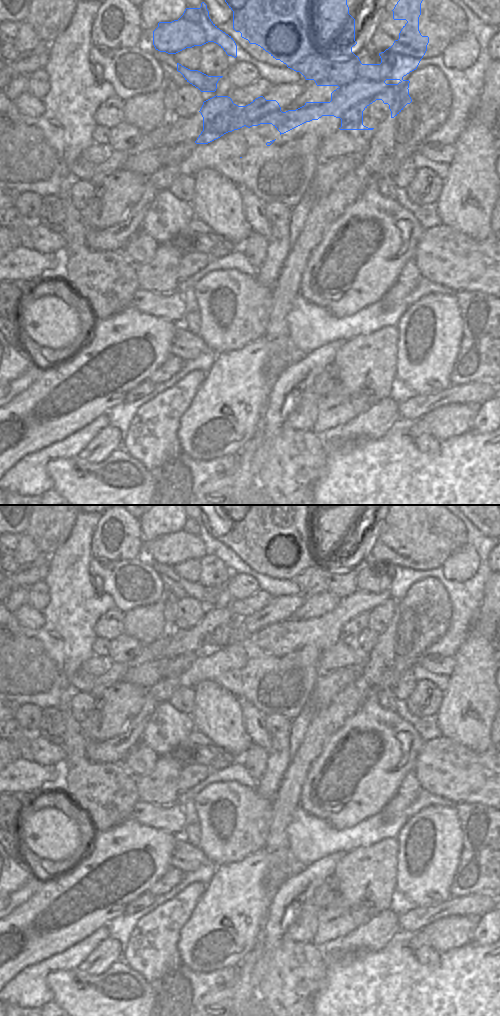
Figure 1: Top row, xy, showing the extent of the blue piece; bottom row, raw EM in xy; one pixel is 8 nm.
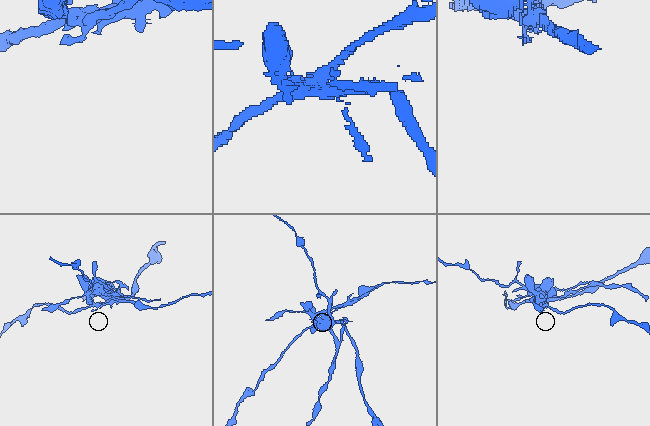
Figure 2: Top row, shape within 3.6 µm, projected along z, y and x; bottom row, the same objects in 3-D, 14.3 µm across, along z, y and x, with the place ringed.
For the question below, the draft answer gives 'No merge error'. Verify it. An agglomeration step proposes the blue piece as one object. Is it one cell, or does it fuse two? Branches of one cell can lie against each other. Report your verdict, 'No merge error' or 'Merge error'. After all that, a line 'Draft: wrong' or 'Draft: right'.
Merge error
Draft: wrong

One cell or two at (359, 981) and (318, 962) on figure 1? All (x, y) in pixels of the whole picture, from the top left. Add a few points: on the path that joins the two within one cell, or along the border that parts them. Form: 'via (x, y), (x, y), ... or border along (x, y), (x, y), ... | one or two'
via (349, 981), (337, 981), (328, 972) | one

